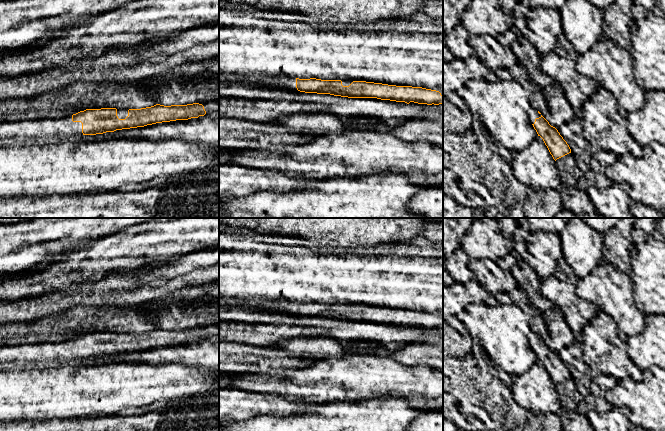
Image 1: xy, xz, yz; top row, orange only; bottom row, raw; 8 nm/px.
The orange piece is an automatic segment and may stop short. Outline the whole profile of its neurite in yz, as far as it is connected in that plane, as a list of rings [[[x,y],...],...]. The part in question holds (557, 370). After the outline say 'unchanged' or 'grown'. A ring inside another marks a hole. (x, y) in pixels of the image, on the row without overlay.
[[[541,339],[535,343],[532,348],[538,360],[540,360],[547,370],[553,383],[557,383],[571,377],[571,373],[567,366],[560,359],[558,354],[551,350],[549,346]]]; unchanged

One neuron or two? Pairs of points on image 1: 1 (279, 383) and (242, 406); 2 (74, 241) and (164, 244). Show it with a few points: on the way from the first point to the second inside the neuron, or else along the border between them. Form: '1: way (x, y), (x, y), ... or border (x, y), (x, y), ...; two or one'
1: border (239, 388), (254, 392), (274, 393), (285, 397); two
2: border (112, 233), (86, 243), (77, 249); two

